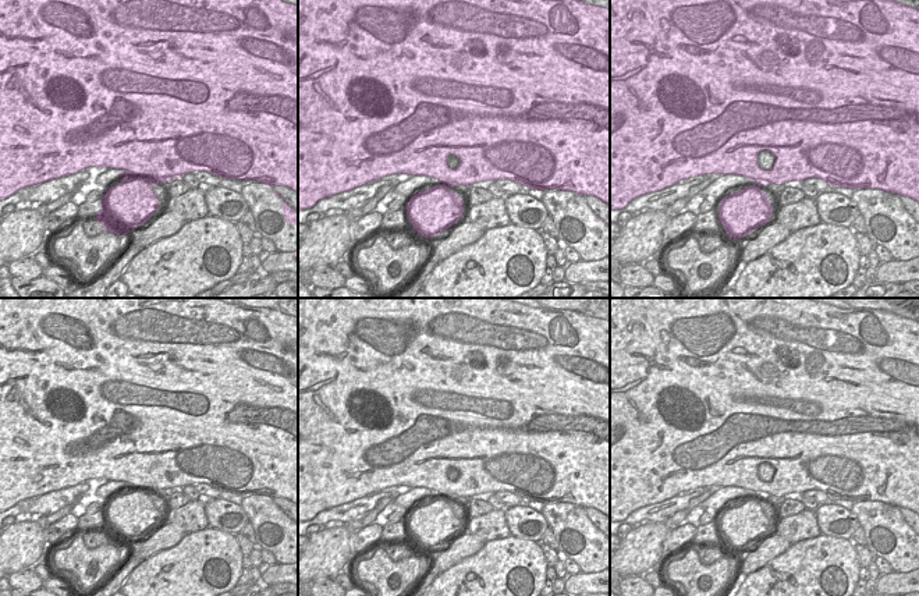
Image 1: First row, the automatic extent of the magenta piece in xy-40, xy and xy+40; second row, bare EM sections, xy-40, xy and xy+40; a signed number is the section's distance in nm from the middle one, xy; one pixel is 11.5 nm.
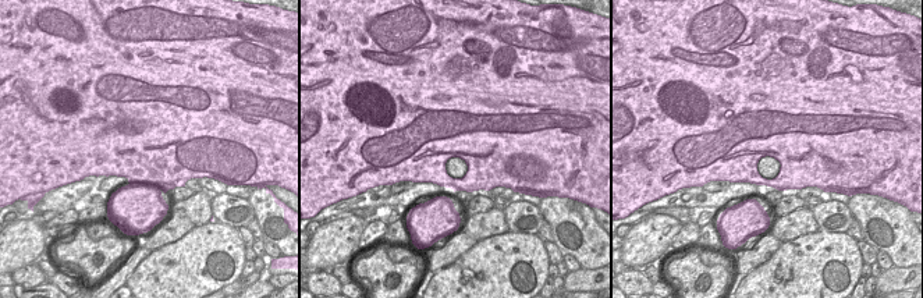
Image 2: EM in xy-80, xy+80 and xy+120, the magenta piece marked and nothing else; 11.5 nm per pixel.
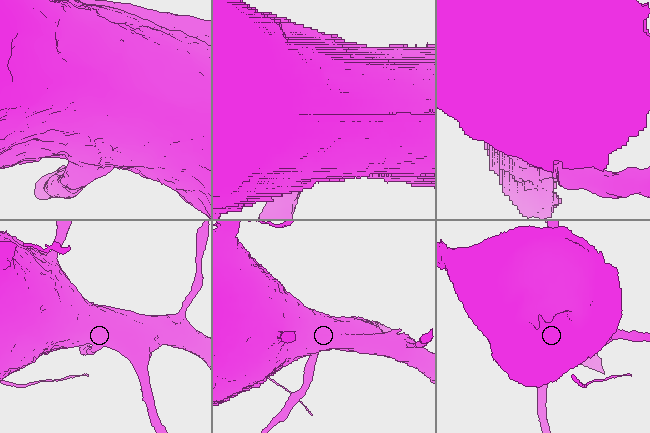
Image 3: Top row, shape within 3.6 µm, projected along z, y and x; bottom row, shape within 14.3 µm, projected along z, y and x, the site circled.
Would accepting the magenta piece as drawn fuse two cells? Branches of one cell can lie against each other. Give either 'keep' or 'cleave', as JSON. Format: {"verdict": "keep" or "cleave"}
{"verdict": "cleave"}

